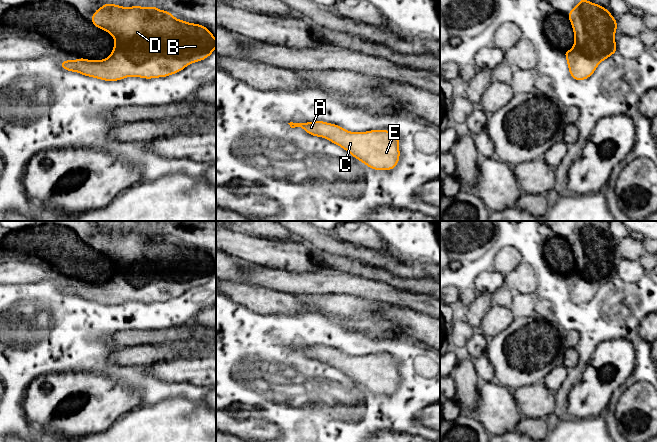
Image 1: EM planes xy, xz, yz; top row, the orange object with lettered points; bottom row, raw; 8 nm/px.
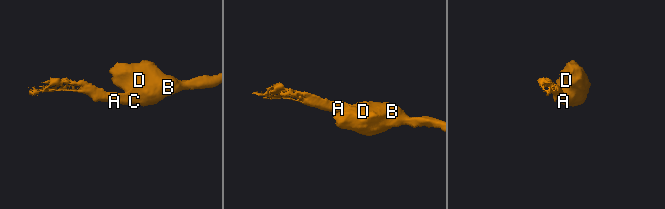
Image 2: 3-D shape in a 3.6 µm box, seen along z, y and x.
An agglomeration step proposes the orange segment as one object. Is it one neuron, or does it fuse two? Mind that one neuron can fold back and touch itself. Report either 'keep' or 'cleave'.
keep

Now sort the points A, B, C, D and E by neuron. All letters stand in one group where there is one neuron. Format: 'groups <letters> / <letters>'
groups A B C D E

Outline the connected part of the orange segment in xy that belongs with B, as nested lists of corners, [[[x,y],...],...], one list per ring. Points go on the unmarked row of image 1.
[[[106,227],[94,236],[90,244],[98,253],[105,254],[114,262],[111,279],[103,284],[66,284],[60,290],[67,295],[109,306],[126,301],[167,301],[206,283],[216,273],[216,262],[207,251],[179,244],[169,235],[155,230],[123,231]]]

